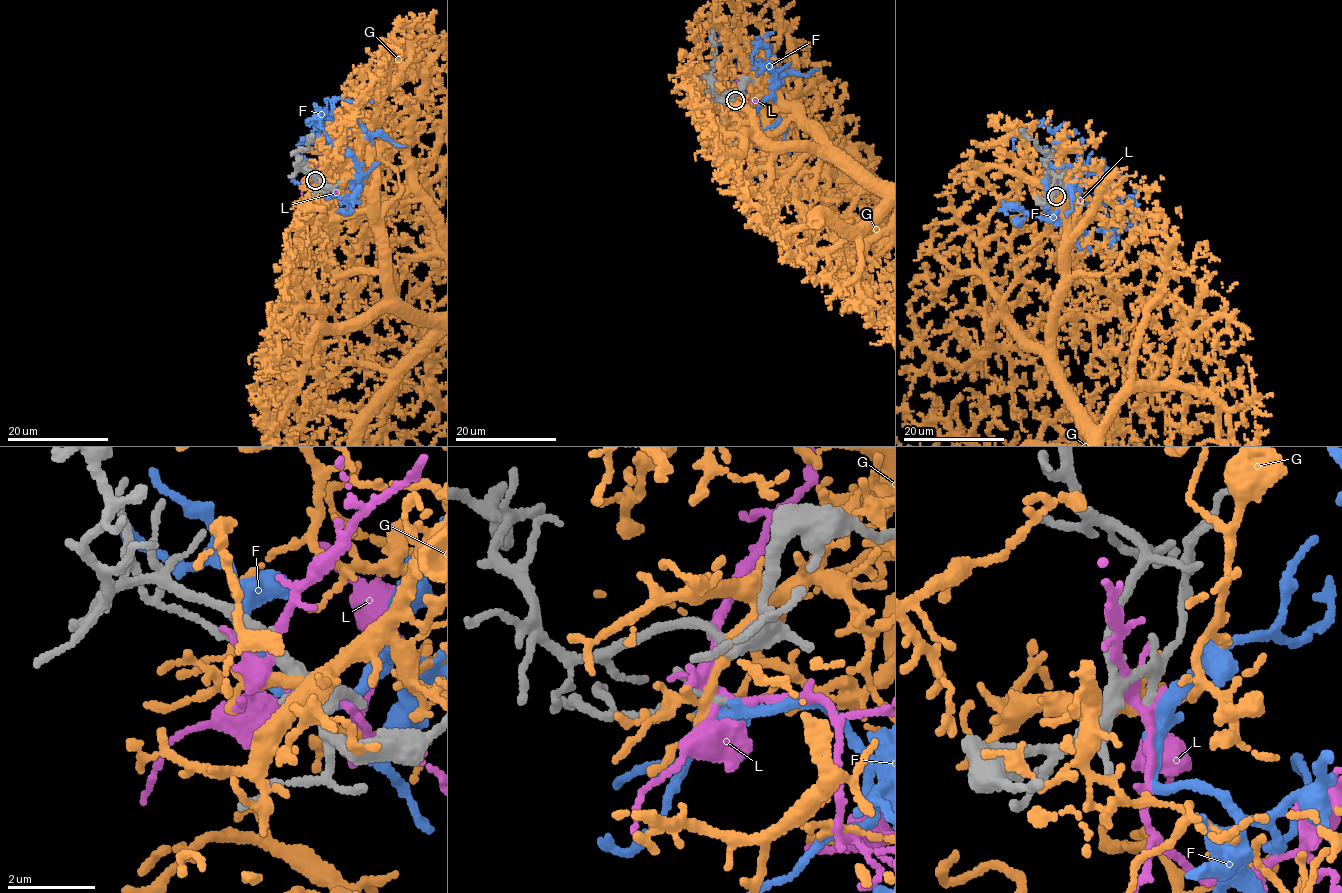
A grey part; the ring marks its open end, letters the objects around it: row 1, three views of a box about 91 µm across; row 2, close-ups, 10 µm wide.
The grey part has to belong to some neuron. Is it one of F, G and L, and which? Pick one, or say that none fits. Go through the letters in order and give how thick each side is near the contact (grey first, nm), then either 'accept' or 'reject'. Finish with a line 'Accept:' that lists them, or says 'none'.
F: 150 nm thick on the grey side, 360 nm on the other; accept
G: 130 nm thick on the grey side, 240 nm on the other; reject
L: 260 nm thick on the grey side, 240 nm on the other; reject
Accept: F

